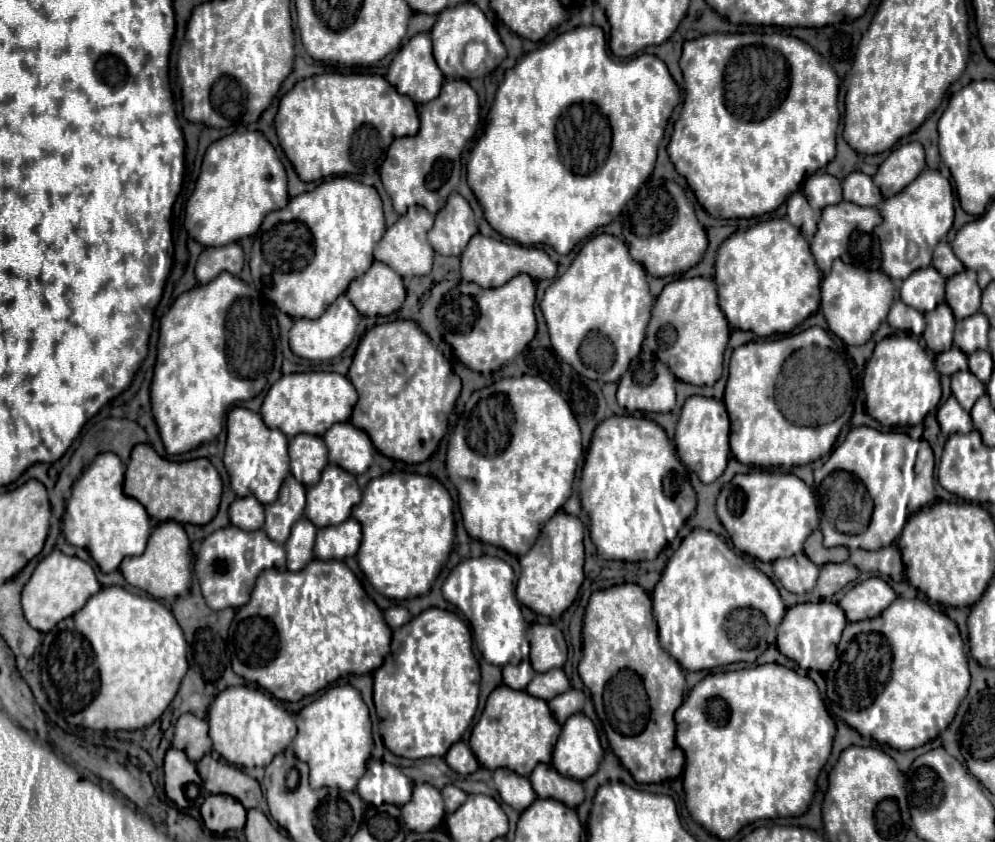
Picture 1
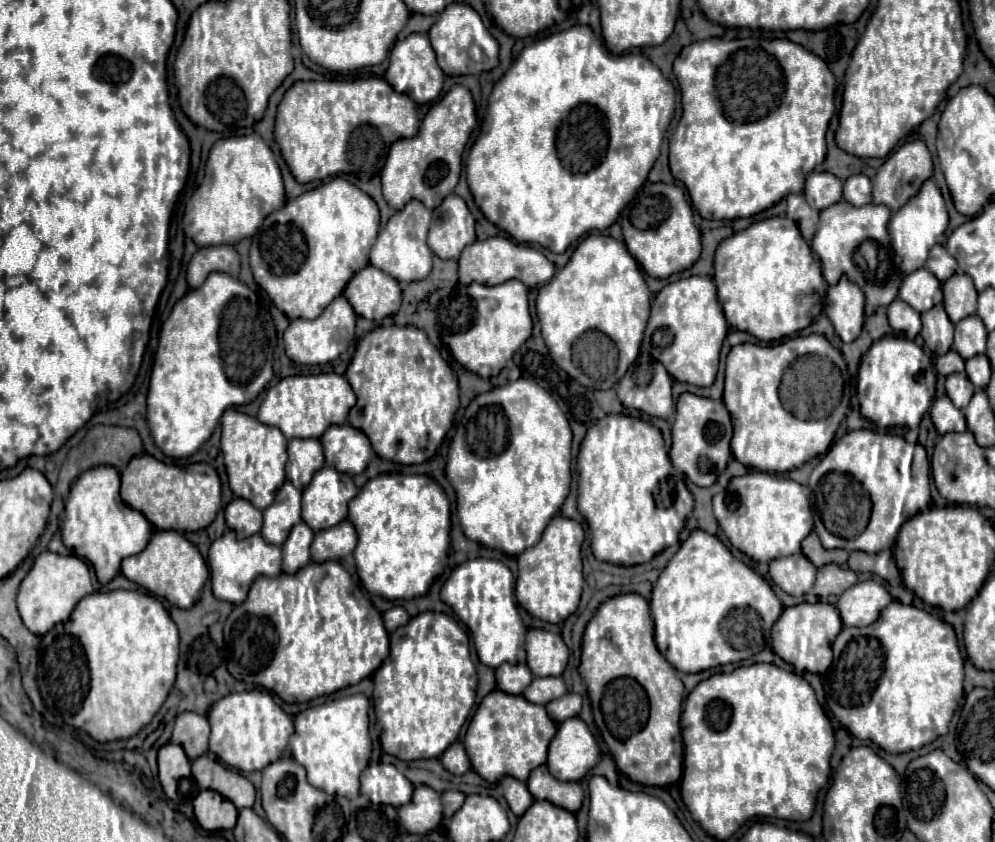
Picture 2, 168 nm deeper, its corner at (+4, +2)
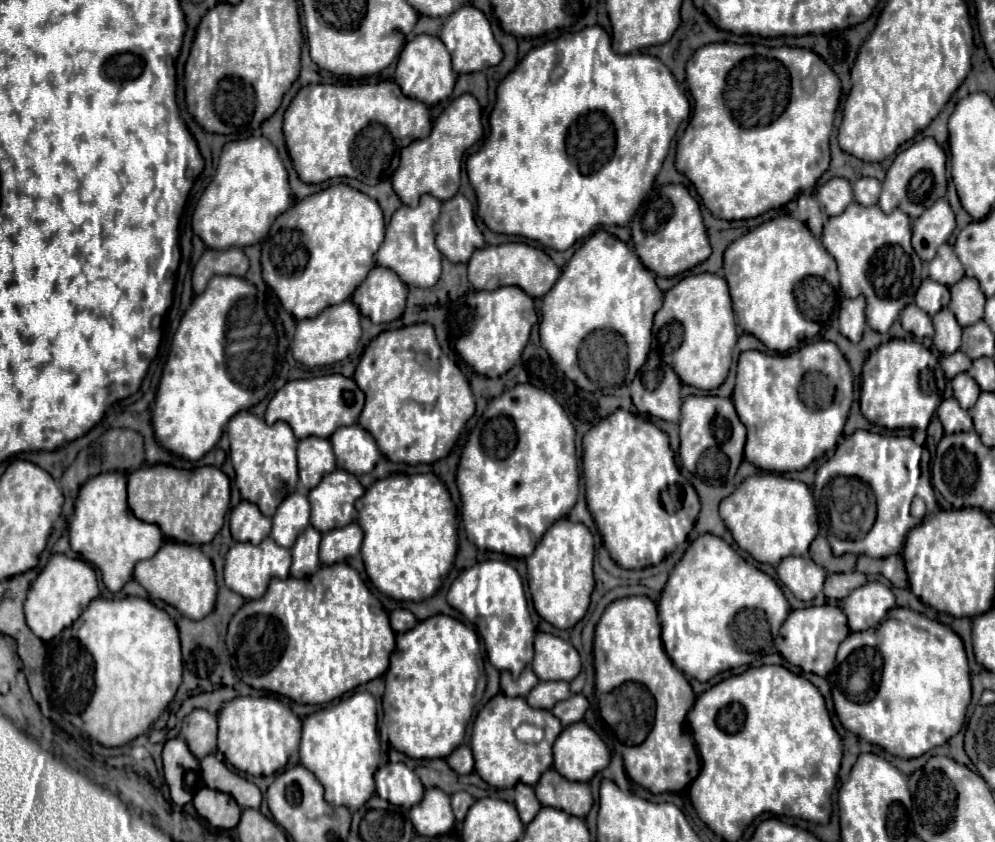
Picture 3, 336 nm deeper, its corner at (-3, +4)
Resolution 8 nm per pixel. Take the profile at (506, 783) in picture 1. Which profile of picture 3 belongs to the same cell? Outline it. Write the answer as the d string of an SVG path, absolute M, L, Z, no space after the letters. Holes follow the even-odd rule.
M518 782L516 788L516 808L518 808L518 814L522 818L524 824L530 824L532 822L532 816L536 816L536 812L542 808L542 804L536 800L536 794L534 794L534 788L528 786L528 784L522 784Z

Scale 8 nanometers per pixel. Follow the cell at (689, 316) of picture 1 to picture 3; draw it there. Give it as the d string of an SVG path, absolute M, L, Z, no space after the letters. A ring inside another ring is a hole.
M718 274L682 278L664 294L664 306L654 316L654 332L662 360L672 364L684 384L700 390L718 388L730 370L732 350L738 340L728 284Z

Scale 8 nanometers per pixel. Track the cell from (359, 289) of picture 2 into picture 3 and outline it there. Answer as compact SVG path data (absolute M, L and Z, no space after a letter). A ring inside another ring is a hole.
M374 266L368 278L354 290L352 302L374 324L382 324L402 316L406 294L406 284L396 276L396 272L384 266Z

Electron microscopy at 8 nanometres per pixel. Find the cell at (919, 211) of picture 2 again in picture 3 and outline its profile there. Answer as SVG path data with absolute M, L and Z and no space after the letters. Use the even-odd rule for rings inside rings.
M946 198L936 200L912 222L912 248L922 262L930 262L936 256L938 246L948 240L954 226L954 212Z

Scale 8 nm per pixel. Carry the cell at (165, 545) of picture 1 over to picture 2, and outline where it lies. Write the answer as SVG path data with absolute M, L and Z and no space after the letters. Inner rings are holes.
M157 530L141 554L123 560L121 574L177 608L191 608L201 596L201 590L209 578L209 568L199 550L183 534L173 530Z

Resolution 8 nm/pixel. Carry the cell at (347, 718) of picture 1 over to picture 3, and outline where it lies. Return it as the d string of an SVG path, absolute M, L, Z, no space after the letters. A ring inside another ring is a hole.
M354 692L304 720L300 742L300 764L304 764L324 786L330 804L344 804L350 810L362 808L374 792L374 772L380 760L376 732L376 700L370 692Z

